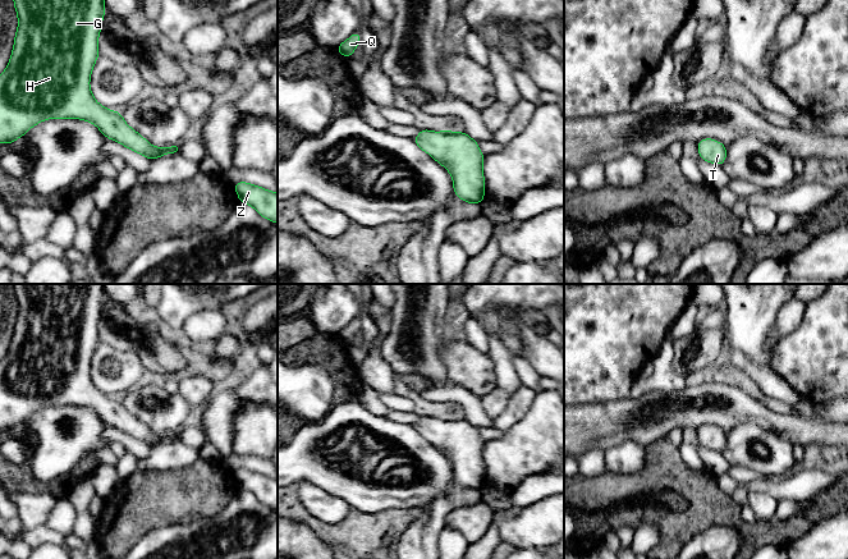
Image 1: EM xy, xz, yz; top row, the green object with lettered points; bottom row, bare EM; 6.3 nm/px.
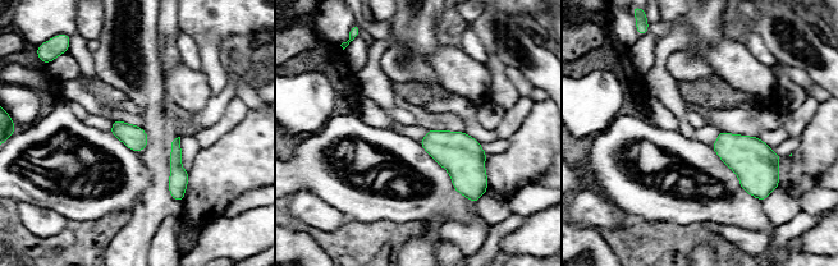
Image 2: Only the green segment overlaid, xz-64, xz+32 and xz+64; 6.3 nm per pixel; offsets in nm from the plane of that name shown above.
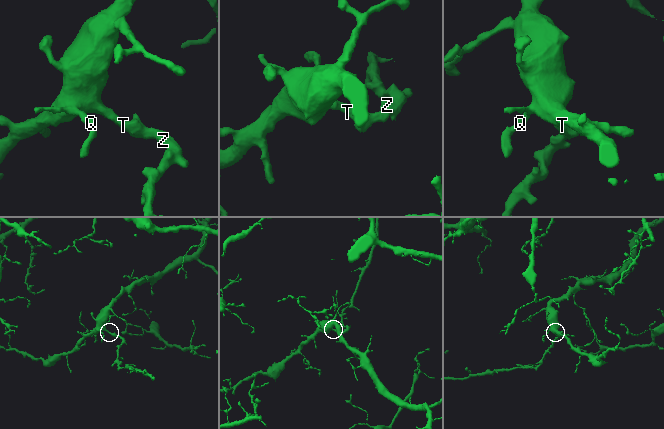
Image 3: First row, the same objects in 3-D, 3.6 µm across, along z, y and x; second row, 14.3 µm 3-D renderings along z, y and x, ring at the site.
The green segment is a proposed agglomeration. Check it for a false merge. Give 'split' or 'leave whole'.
leave whole

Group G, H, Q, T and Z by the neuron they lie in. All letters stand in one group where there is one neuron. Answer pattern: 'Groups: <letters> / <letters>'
Groups: G H Q T Z

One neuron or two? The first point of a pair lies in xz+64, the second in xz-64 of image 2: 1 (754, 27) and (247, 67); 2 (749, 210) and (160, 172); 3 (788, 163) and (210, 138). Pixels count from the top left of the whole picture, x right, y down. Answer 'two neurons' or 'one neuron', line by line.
1: one neuron
2: two neurons
3: two neurons

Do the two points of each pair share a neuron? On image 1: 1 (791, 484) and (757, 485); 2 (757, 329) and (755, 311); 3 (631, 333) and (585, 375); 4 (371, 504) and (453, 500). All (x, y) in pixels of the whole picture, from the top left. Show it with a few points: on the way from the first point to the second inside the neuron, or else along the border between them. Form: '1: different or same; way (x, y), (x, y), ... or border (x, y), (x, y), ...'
1: same; way (783, 485), (765, 485)
2: same; way (755, 325), (755, 315)
3: same; way (619, 340), (596, 363)
4: different; border (457, 485), (436, 496), (422, 509)

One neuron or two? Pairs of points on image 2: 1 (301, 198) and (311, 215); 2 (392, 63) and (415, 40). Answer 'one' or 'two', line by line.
1: one
2: one

